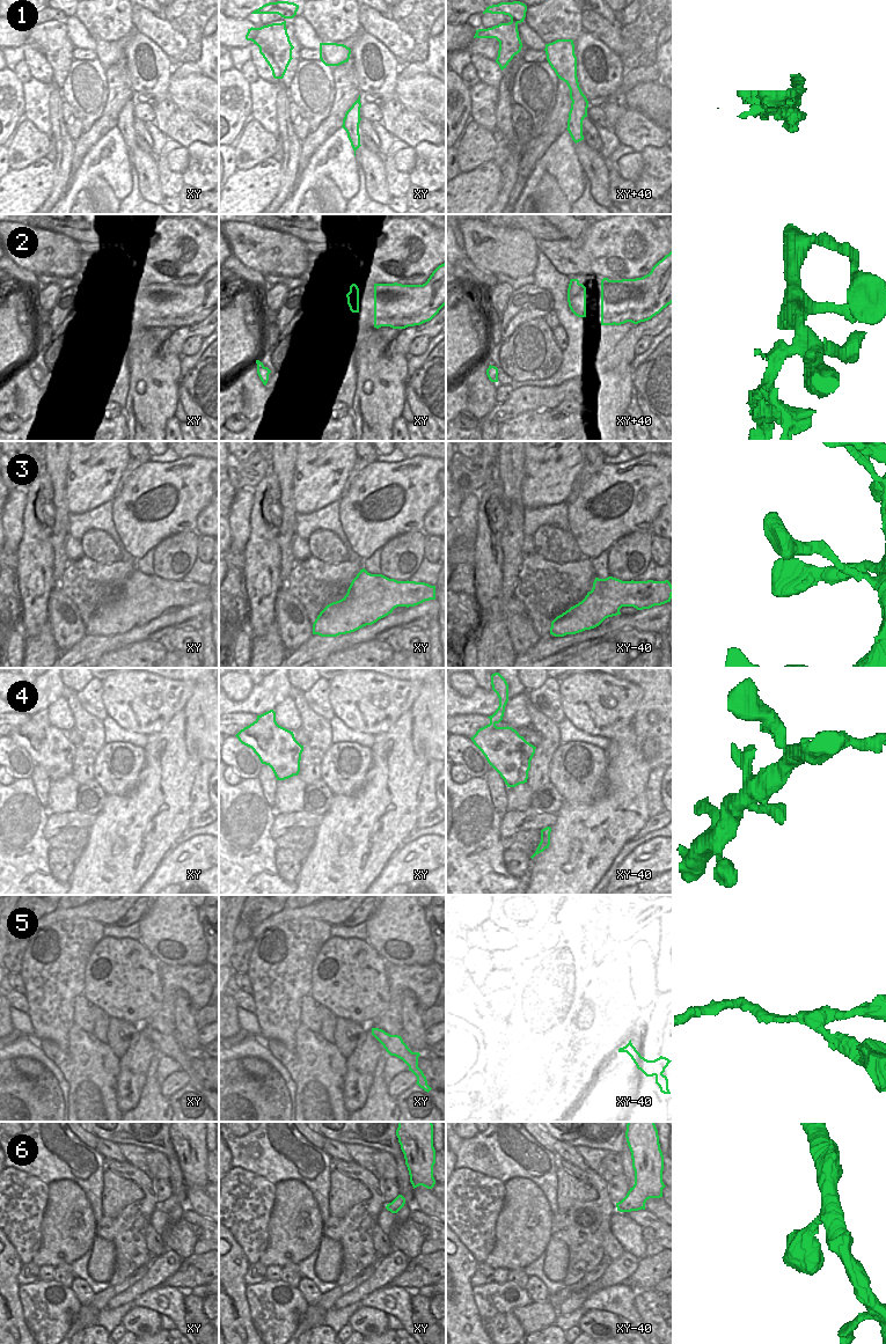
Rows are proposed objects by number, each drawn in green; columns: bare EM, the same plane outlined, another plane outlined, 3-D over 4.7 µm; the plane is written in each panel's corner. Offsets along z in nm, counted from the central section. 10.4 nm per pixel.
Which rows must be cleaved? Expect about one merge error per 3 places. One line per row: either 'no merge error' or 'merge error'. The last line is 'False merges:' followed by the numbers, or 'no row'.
1: merge error
2: merge error
3: no merge error
4: no merge error
5: no merge error
6: no merge error
False merges: 1, 2

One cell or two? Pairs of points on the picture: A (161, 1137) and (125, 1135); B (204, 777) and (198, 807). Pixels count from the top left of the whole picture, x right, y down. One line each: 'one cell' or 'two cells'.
A: one cell
B: one cell

